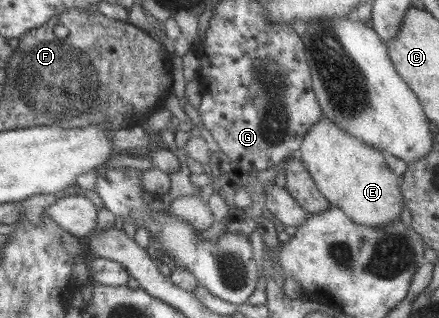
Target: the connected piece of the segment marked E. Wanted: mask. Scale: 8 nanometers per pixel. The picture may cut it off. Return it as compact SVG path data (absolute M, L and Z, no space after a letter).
M321 114L303 135L298 159L304 164L321 196L327 199L330 206L345 212L353 223L381 227L399 219L403 206L399 176L388 169L385 153L341 131L325 115Z

